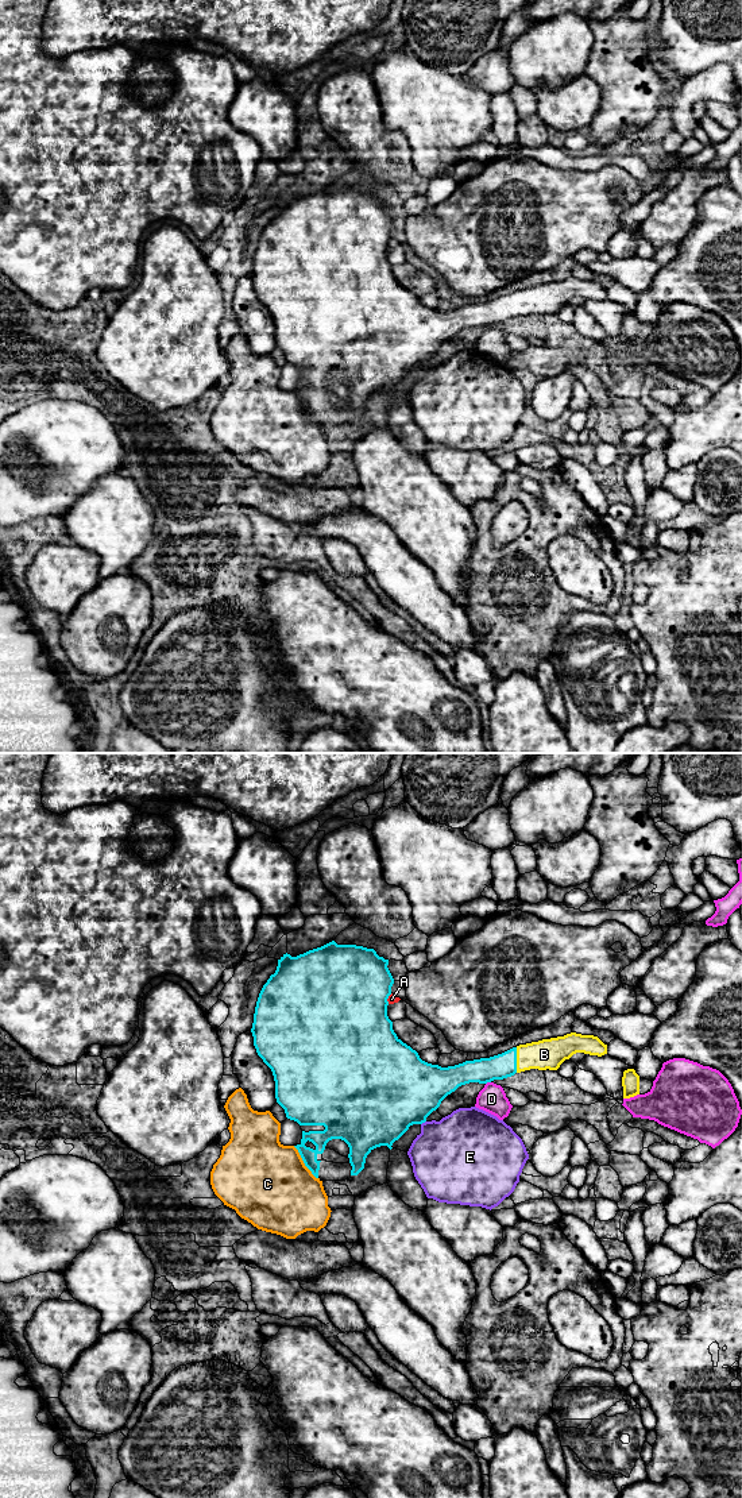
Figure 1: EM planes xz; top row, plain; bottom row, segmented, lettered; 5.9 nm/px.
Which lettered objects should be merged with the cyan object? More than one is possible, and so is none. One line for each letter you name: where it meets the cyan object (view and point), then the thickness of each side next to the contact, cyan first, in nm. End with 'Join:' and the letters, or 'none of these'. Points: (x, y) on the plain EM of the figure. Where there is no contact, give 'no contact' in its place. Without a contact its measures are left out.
B: meets cyan in xz at (516, 304); 150 nm thick on the cyan side, 180 nm on the other
Join: B

